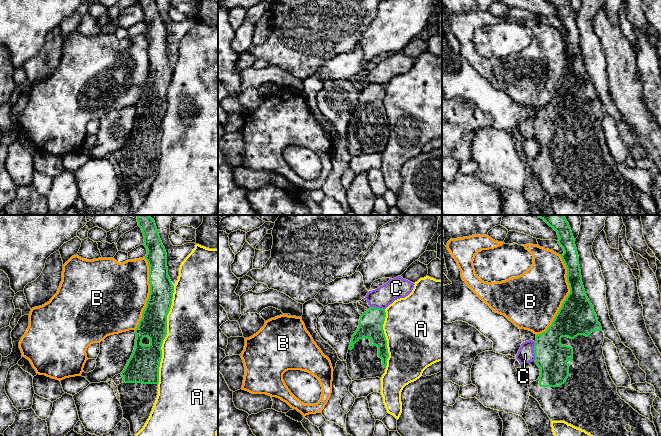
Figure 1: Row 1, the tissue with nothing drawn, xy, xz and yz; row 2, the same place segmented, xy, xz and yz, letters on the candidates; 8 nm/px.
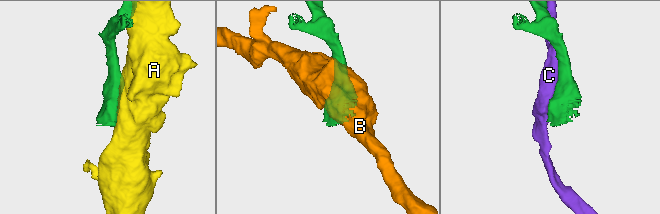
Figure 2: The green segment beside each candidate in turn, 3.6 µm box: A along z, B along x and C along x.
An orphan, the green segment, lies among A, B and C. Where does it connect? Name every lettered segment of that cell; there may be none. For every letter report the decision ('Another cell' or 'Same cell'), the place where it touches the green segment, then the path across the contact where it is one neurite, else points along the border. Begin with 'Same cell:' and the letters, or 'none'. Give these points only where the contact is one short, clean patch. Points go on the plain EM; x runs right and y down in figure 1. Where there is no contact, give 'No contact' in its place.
Same cell: none
A: Another cell. Touches green at xy (166, 110)
B: Another cell. Touches green at yz (566, 73)
C: Another cell. Touches green at yz (534, 127)

